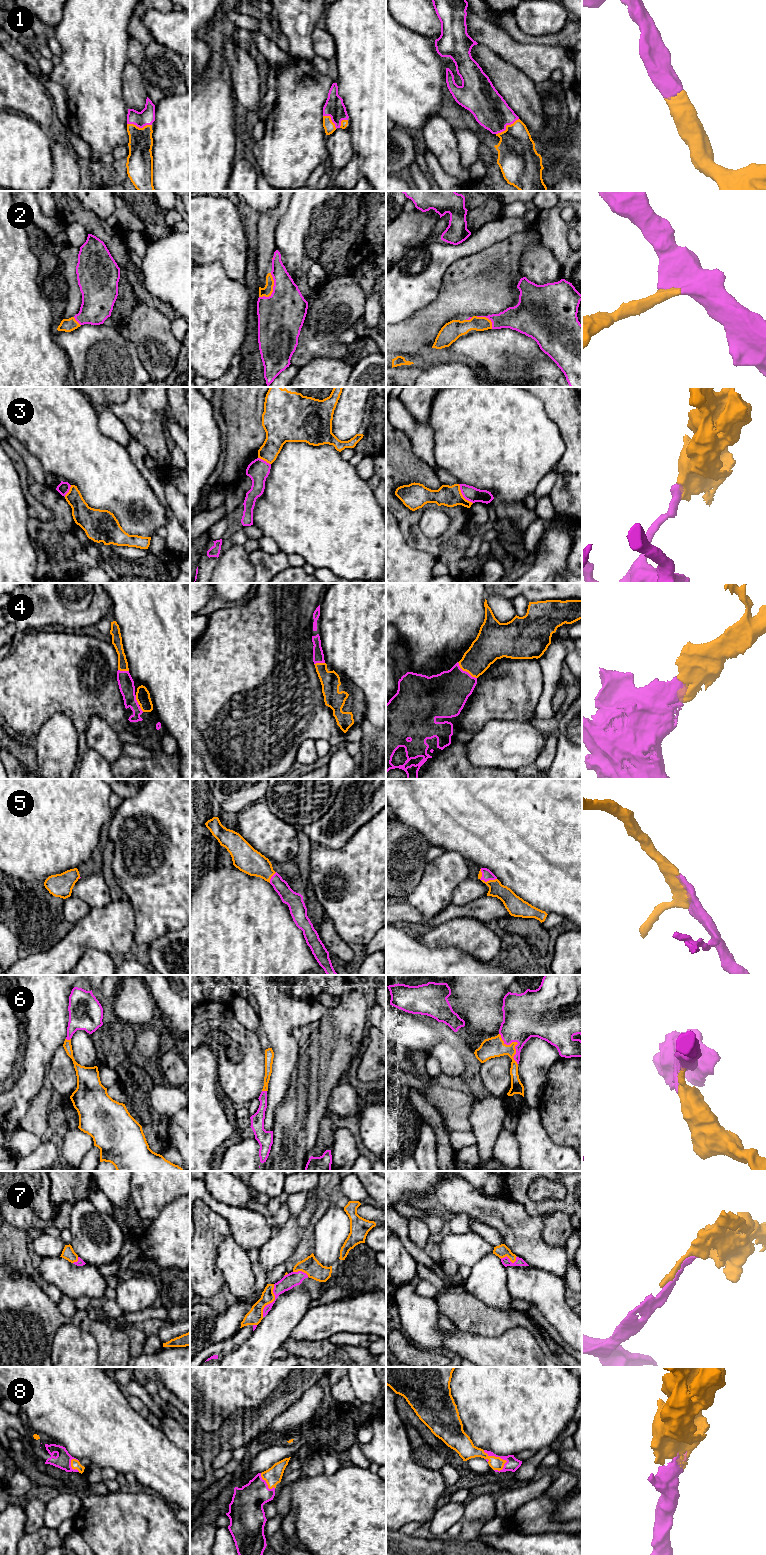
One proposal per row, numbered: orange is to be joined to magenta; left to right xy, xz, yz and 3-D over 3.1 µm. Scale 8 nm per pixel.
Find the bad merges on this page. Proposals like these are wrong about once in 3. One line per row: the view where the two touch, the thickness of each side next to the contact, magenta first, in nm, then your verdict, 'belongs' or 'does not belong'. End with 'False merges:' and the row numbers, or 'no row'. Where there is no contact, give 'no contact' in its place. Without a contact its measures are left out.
1: meets magenta in yz; 280 nm thick on the magenta side, 300 nm on the other; belongs
2: meets magenta in xz; 360 nm thick on the magenta side, 80 nm on the other; belongs
3: meets magenta in yz; 120 nm thick on the magenta side, 170 nm on the other; does not belong
4: meets magenta in yz; 340 nm thick on the magenta side, 240 nm on the other; belongs
5: meets magenta in yz; 90 nm thick on the magenta side, 120 nm on the other; belongs
6: meets magenta in yz; 360 nm thick on the magenta side, 160 nm on the other; belongs
7: meets magenta in xz; 120 nm thick on the magenta side, 120 nm on the other; belongs
8: meets magenta in yz; 110 nm thick on the magenta side, 120 nm on the other; belongs
False merges: 3

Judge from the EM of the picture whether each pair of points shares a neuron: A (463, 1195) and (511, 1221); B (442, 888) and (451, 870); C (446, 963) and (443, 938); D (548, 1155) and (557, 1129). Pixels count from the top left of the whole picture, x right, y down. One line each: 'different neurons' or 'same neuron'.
A: same neuron
B: same neuron
C: different neurons
D: different neurons

